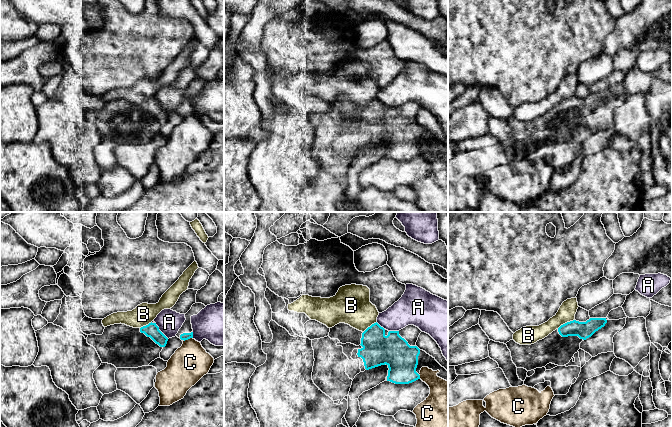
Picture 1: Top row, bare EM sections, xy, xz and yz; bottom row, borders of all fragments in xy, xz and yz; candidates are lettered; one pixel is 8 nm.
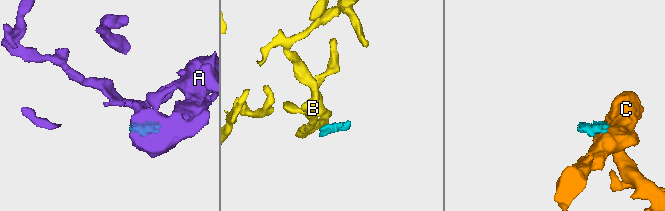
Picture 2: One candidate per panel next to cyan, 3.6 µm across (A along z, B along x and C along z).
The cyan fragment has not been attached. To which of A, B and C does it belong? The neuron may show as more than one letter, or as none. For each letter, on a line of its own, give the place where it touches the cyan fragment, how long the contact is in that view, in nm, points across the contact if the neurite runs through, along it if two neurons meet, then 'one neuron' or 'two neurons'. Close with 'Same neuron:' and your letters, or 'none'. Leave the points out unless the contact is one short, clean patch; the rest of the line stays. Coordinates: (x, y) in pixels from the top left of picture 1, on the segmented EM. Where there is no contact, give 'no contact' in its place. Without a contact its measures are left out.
A: xy (159, 330) | 170 nm | along xy (155, 322), (168, 338) | two neurons
B: yz (565, 323) | 160 nm | along yz (574, 319), (561, 324), (557, 328) | two neurons
C: xy (188, 338) | 80 nm | along xy (192, 337), (184, 341) | two neurons
Same neuron: none

